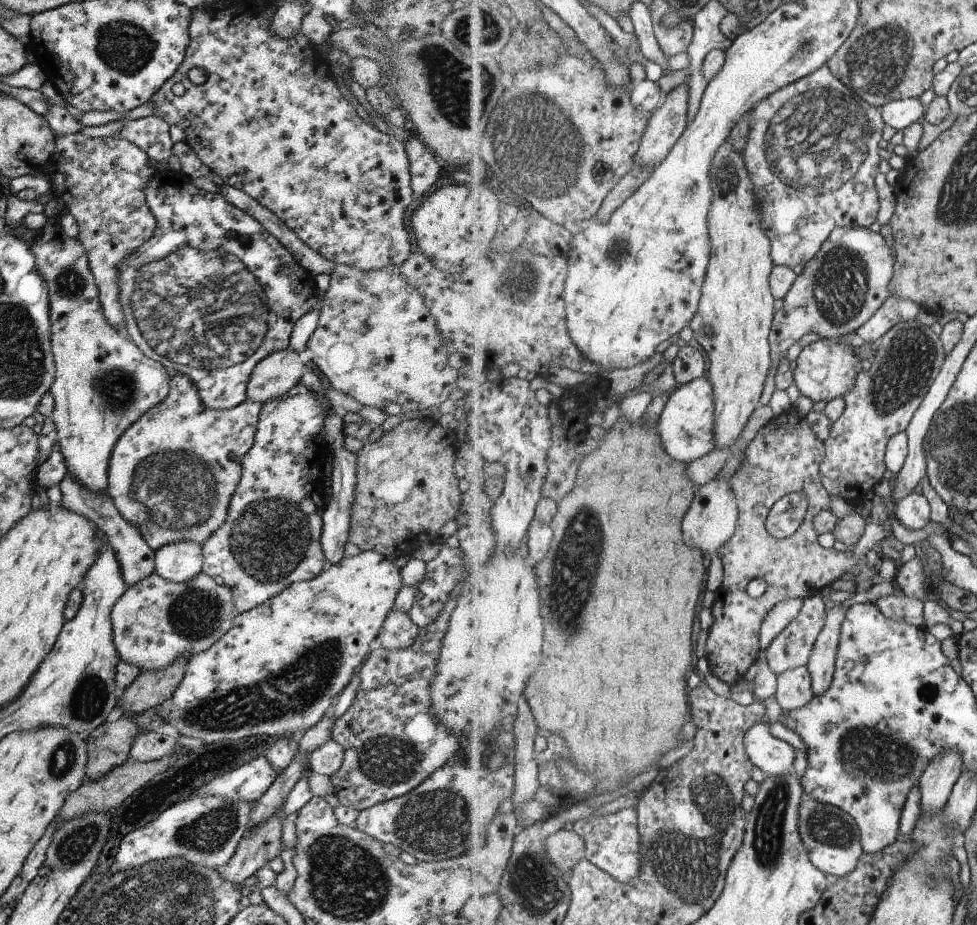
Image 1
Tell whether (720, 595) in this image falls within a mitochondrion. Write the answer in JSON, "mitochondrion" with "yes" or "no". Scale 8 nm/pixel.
{"mitochondrion":"no"}

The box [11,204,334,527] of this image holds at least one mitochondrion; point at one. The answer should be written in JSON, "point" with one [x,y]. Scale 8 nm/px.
{"point":[199,316]}

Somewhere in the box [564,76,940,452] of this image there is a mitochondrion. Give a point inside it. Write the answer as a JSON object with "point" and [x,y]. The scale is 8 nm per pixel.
{"point":[819,145]}

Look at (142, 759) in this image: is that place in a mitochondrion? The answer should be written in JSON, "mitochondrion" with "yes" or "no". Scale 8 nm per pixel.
{"mitochondrion":"no"}

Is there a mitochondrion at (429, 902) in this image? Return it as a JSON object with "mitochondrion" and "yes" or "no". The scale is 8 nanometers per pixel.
{"mitochondrion":"no"}

